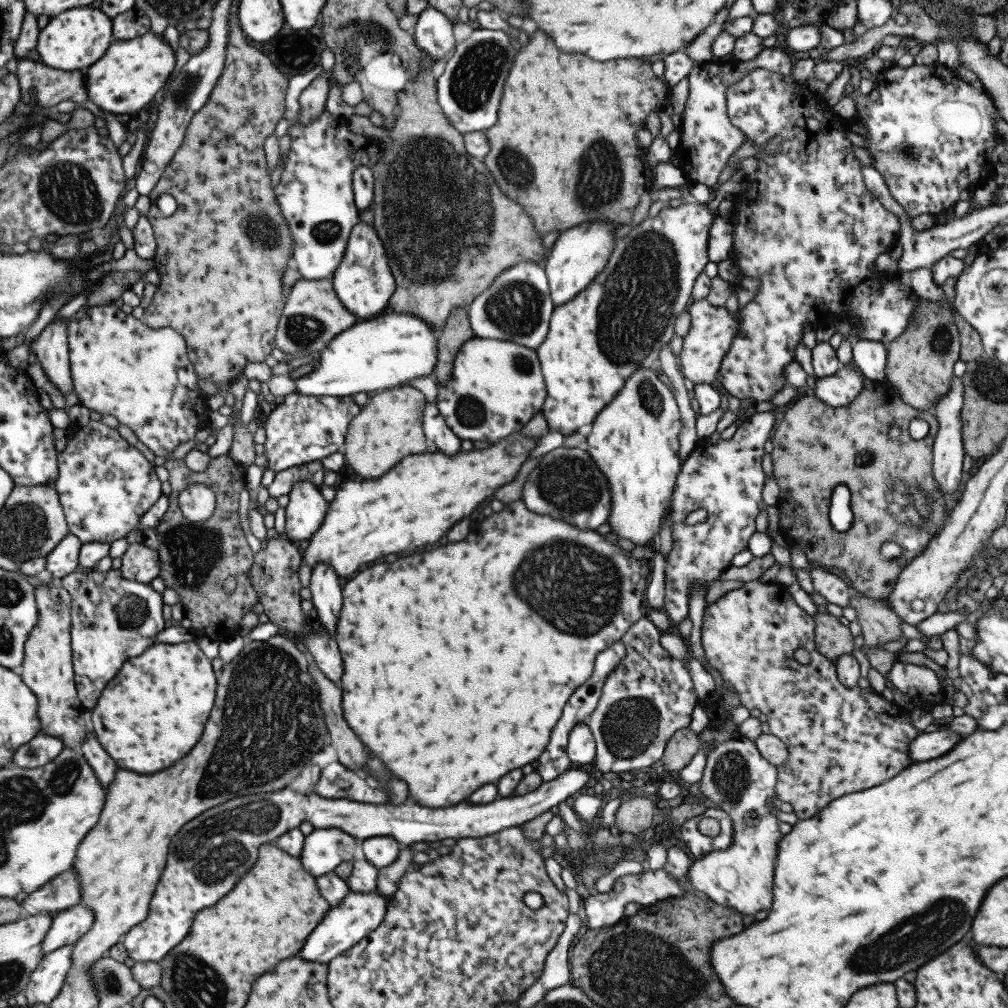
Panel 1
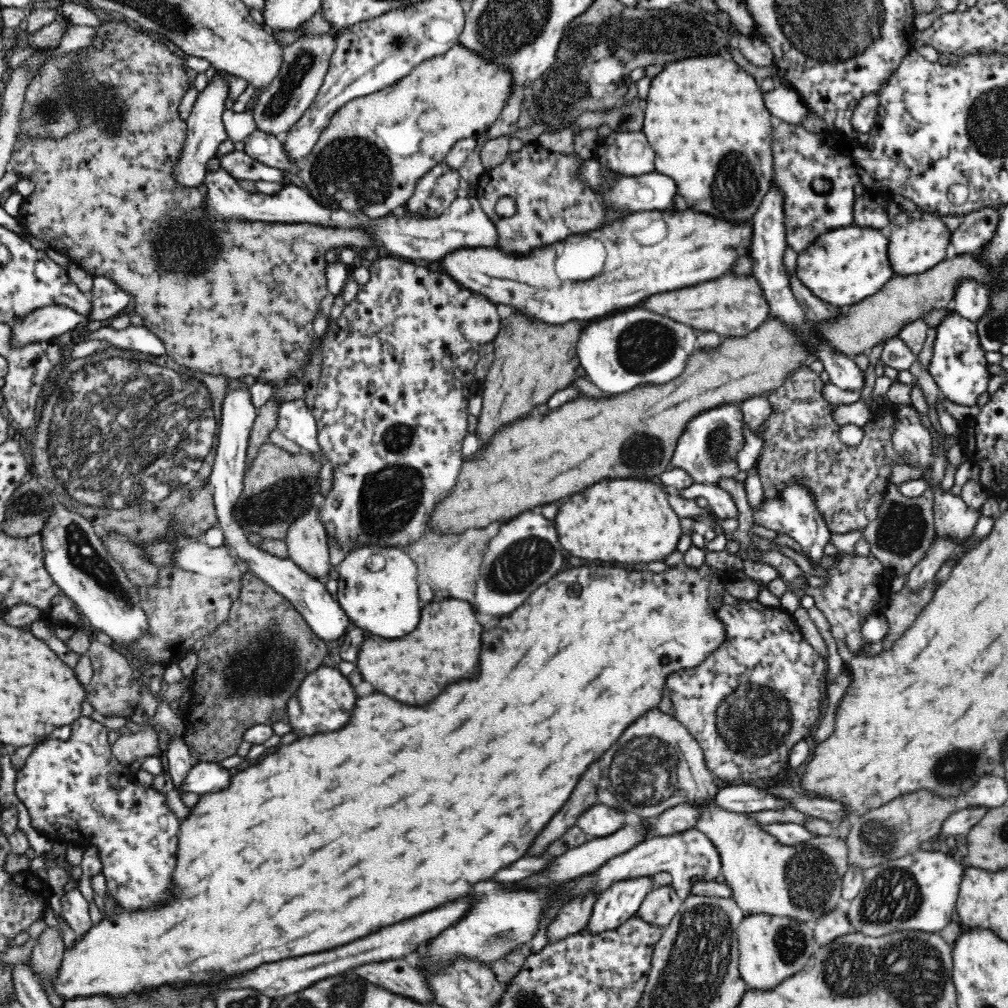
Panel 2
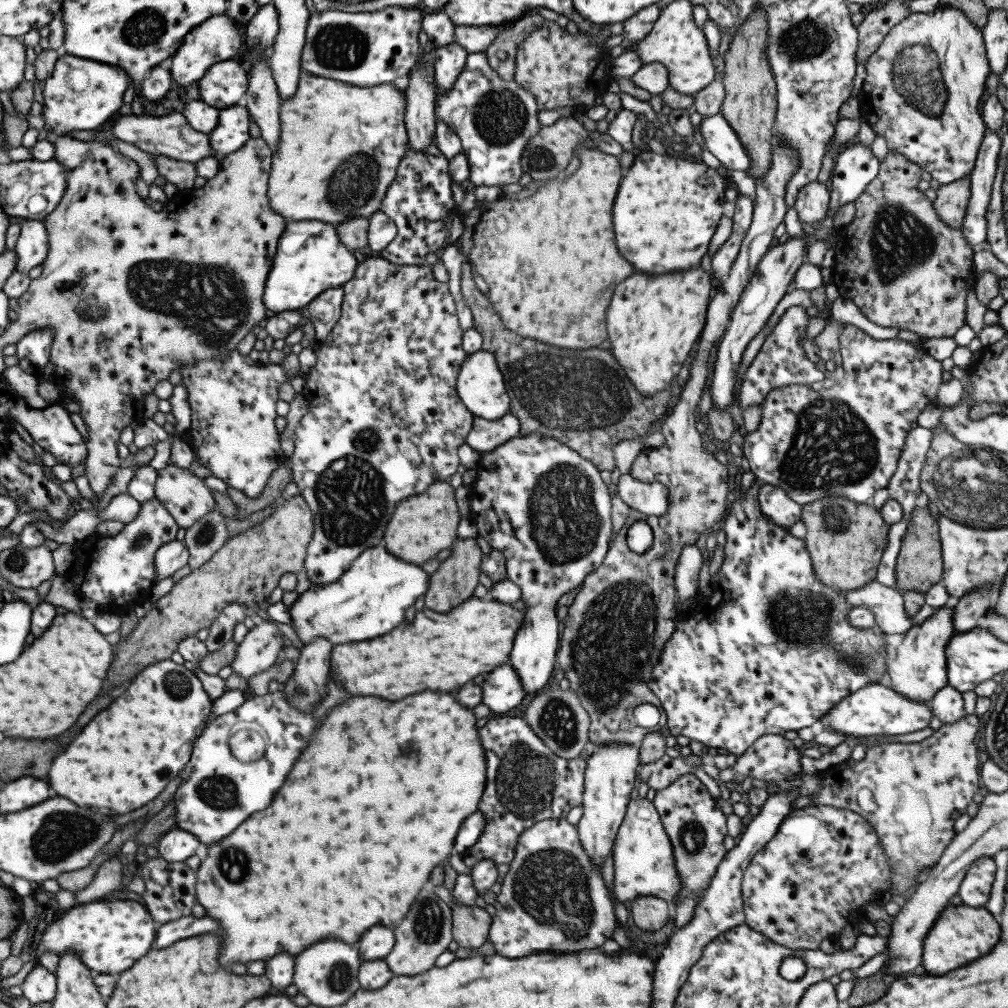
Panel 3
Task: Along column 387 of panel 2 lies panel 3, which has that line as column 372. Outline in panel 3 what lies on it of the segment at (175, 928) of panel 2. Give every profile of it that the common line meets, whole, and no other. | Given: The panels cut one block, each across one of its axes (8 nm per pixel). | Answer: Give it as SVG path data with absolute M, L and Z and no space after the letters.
M424 690L420 694L412 694L398 702L388 702L376 696L352 696L344 705L335 707L324 719L318 730L314 732L307 750L302 752L300 762L296 762L292 774L286 778L286 784L276 794L270 808L252 814L224 837L202 853L200 866L197 868L196 894L197 902L205 908L205 914L214 918L220 926L217 933L222 938L219 953L219 965L230 968L232 964L248 964L256 960L270 960L276 954L288 952L290 956L298 956L304 948L322 942L326 938L336 938L346 944L354 944L362 938L362 934L380 924L390 926L400 922L410 906L414 904L418 892L428 882L434 866L444 862L454 852L455 838L464 820L478 811L480 797L486 784L486 758L480 744L480 730L476 727L473 709L462 707L455 700L454 694L442 694Z

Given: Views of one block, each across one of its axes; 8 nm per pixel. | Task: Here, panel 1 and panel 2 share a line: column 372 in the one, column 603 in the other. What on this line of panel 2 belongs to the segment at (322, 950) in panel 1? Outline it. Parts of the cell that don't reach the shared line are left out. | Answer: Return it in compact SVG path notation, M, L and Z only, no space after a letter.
M638 877L615 882L597 895L588 931L599 933L615 929L632 918L644 902L648 892L655 888L652 877Z

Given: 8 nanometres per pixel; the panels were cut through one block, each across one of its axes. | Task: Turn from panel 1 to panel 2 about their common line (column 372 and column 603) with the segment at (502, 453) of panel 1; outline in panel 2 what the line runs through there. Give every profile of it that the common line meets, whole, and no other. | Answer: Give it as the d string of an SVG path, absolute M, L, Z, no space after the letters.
M610 479L602 480L582 494L574 494L562 502L553 520L557 531L557 543L565 555L571 554L586 560L598 559L602 562L620 564L646 564L664 561L677 550L679 538L683 535L680 517L668 503L669 490L654 479Z

